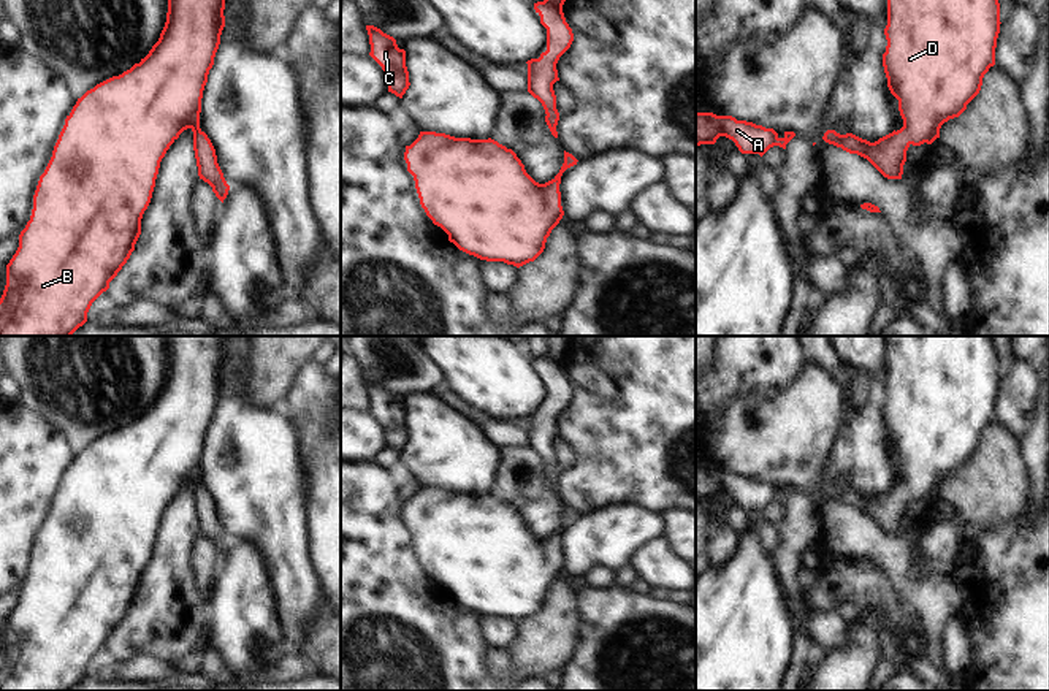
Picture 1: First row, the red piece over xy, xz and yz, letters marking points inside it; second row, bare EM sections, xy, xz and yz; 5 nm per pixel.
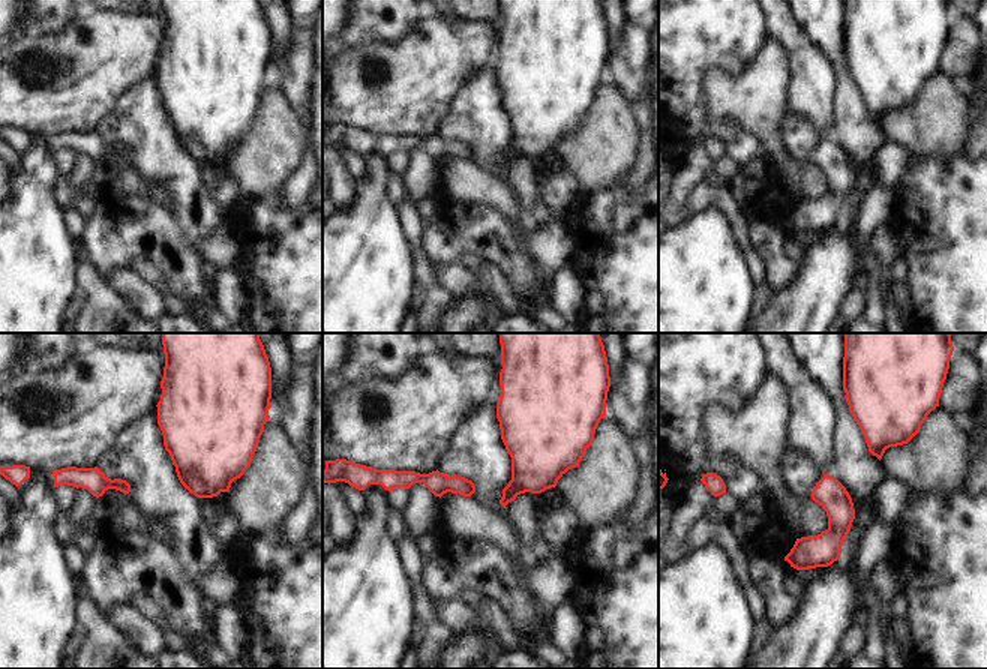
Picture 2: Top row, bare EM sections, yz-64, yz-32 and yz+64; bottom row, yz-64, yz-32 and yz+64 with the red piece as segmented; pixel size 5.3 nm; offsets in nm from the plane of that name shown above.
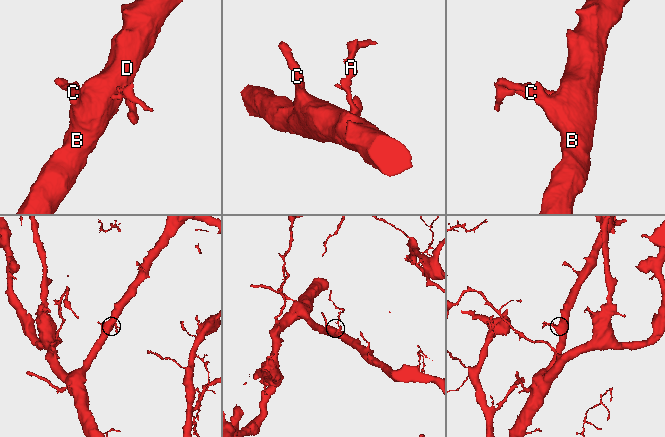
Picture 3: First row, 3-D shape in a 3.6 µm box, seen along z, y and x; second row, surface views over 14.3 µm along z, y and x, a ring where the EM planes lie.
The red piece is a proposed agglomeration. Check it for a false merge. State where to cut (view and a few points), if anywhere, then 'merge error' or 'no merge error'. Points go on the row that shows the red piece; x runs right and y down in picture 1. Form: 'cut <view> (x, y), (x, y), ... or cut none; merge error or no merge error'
cut none; no merge error

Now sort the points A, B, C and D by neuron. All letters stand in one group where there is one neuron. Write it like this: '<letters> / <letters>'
A B C D

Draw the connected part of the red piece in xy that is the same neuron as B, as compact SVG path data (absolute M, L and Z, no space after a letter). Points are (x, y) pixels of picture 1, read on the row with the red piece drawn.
M168 0L166 22L160 33L158 41L152 46L149 54L135 63L130 70L119 76L113 76L93 89L87 90L78 98L71 113L65 119L65 125L54 146L52 157L40 176L35 195L30 220L19 235L19 247L10 263L6 265L6 285L0 298L0 336L71 336L79 326L87 322L87 312L92 303L109 288L109 282L117 276L122 266L135 250L135 244L141 235L141 219L147 209L155 179L158 174L160 162L165 157L170 146L179 138L179 135L190 128L193 132L193 151L198 166L198 176L212 187L216 197L223 203L228 195L230 185L227 184L223 173L217 163L216 149L208 135L200 128L200 113L203 90L208 82L209 70L214 65L214 57L220 44L220 35L225 27L225 0Z

